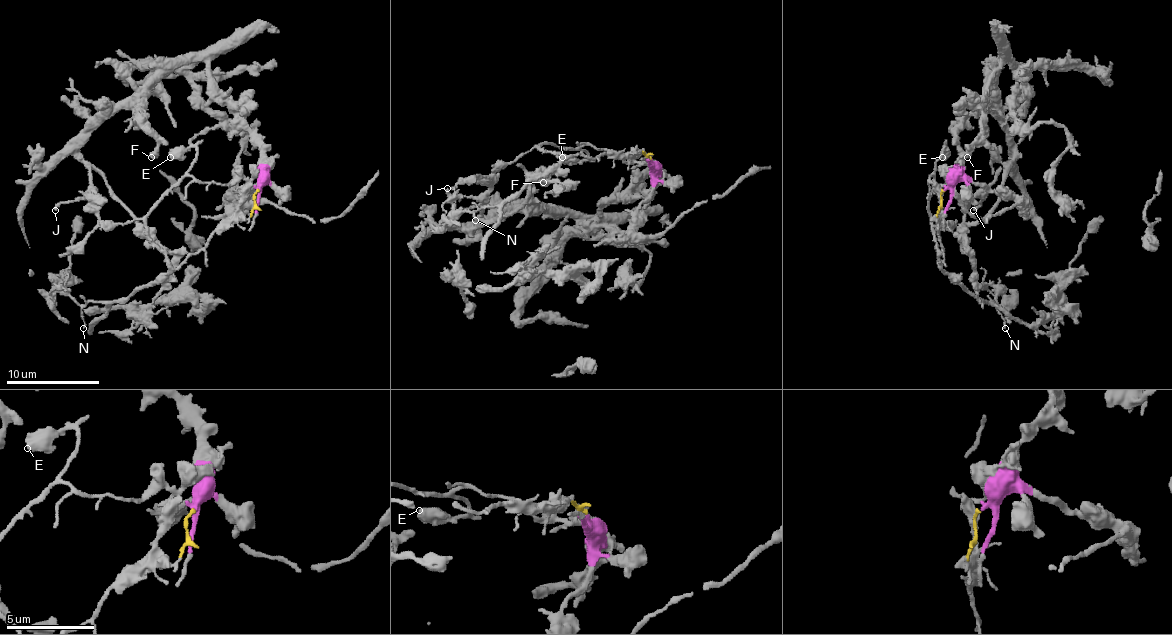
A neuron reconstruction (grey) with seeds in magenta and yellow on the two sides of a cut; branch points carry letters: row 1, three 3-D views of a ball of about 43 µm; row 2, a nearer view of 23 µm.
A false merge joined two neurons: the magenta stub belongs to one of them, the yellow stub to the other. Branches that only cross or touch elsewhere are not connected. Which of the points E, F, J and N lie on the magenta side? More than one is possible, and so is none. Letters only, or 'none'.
F, J

